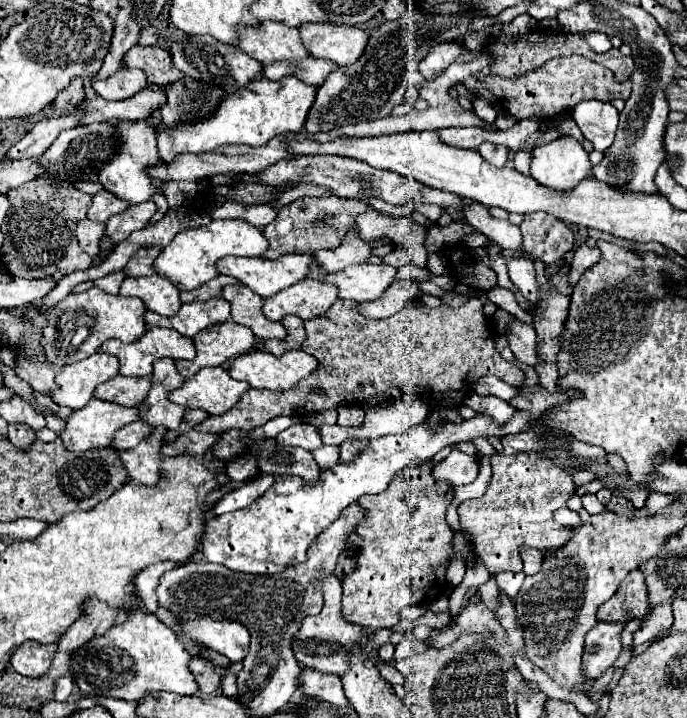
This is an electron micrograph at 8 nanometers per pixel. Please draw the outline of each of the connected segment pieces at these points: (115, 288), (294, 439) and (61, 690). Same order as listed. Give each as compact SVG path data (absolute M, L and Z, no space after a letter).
M117 270L117 272L111 272L111 274L95 280L93 284L95 284L97 288L109 292L109 294L119 294L119 288L121 288L121 282L123 282L123 280L125 280L123 270Z
M299 422L299 424L293 424L291 428L283 430L277 436L277 444L299 446L299 448L305 448L305 450L313 452L313 450L323 446L323 440L321 440L319 428L315 428L313 424L307 424L307 422Z
M71 676L59 678L57 686L55 686L55 700L67 700L71 690L73 690L73 678Z

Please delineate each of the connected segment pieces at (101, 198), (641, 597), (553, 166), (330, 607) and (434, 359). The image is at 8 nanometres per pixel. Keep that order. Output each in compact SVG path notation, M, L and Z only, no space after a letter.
M101 190L99 194L93 196L93 204L89 208L87 218L93 222L107 222L111 216L117 216L127 208L129 208L127 202L123 202L121 198L115 198L115 194L107 190Z
M631 570L621 582L619 590L599 606L597 620L605 622L627 622L641 618L647 612L647 588L641 570Z
M557 138L533 150L531 176L551 190L573 190L589 170L589 154L575 138Z
M331 578L331 582L327 582L325 586L325 606L323 606L323 612L319 616L311 616L311 618L303 618L303 626L295 638L295 658L299 660L301 666L305 668L313 668L313 670L319 670L319 672L325 672L325 674L335 674L335 676L343 676L347 670L349 670L349 652L353 648L359 648L373 664L375 668L379 670L381 676L391 682L393 686L395 684L403 684L403 674L391 666L389 662L385 660L373 660L367 652L367 642L371 640L371 630L363 628L363 626L357 626L357 624L349 624L343 620L343 616L339 614L341 610L341 584L335 578Z
M469 298L467 304L459 308L451 308L447 304L441 304L439 308L429 308L429 306L413 306L407 304L401 312L395 316L383 318L383 320L373 320L365 318L359 310L357 302L349 300L337 300L323 318L307 320L305 330L307 330L307 340L303 342L301 350L315 354L319 360L319 372L309 374L299 382L295 388L287 392L271 392L271 390L257 390L251 388L243 398L239 400L237 406L233 406L229 412L221 416L209 416L203 420L195 430L201 432L227 432L231 428L241 428L249 430L255 426L265 424L267 420L275 416L297 416L297 414L309 414L309 412L323 412L323 410L337 410L339 406L365 406L371 396L379 396L391 388L405 388L405 386L421 386L429 394L443 394L449 390L461 390L465 394L471 394L475 382L483 376L497 376L499 380L507 382L509 386L521 386L525 382L525 374L519 366L503 360L499 352L495 350L495 336L487 324L487 316L483 312L483 302L477 298Z

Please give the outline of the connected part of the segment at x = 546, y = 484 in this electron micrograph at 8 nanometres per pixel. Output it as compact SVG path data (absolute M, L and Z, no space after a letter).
M493 454L491 466L493 476L487 492L459 506L459 524L463 532L471 534L473 550L477 558L483 560L489 574L521 572L521 546L537 550L559 548L573 538L567 526L553 520L553 512L567 506L567 500L575 494L575 484L571 474L537 454Z

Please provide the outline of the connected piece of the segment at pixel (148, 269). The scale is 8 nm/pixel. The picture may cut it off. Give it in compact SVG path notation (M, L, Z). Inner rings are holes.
M157 246L139 248L137 254L125 266L125 274L127 276L151 276L151 274L155 274L155 260L159 254L161 254L161 248L157 248Z

